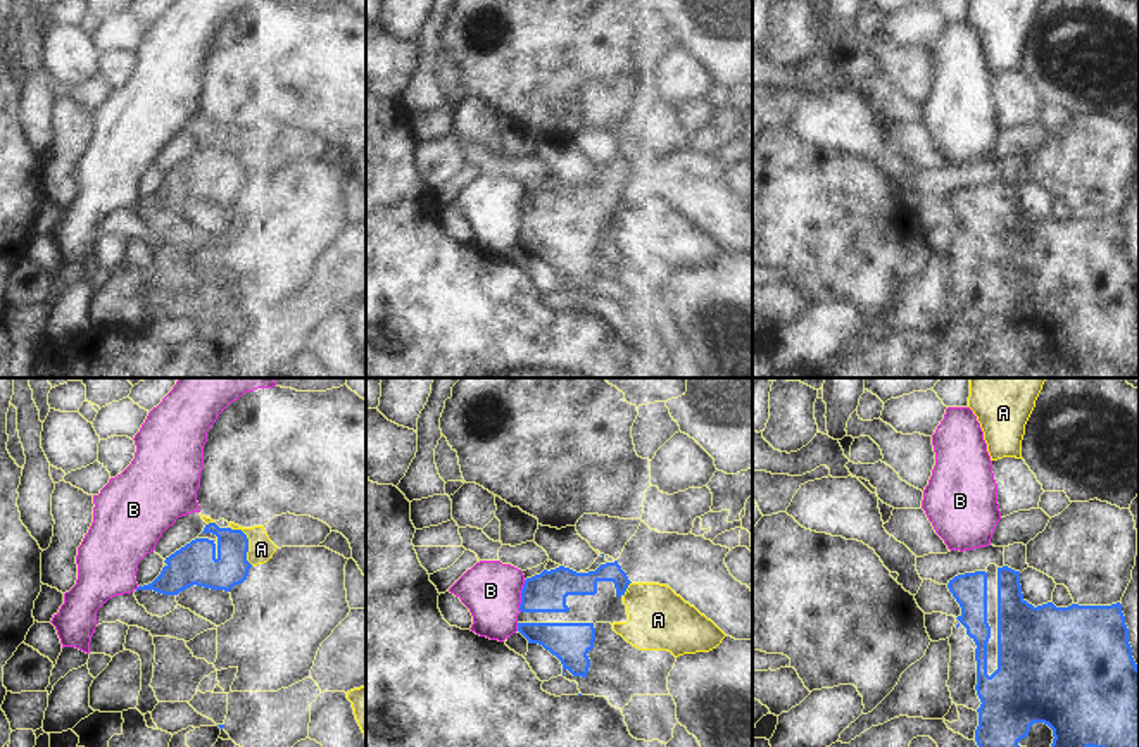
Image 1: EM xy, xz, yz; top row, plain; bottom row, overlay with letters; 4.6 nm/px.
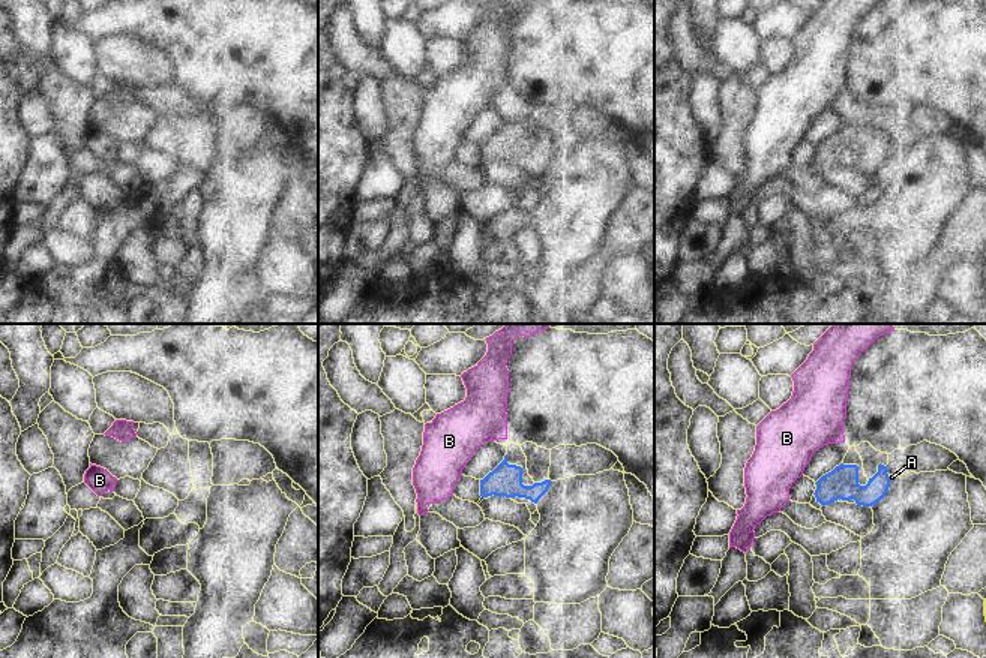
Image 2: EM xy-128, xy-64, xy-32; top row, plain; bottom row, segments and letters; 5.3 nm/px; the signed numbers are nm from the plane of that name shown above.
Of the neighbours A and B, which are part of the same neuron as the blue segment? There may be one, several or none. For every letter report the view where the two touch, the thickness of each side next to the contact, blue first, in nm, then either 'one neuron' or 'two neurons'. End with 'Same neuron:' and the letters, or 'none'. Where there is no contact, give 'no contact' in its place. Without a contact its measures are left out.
A: xy | 180/120 nm | two neurons
B: xz | 190/280 nm | two neurons
Same neuron: none

